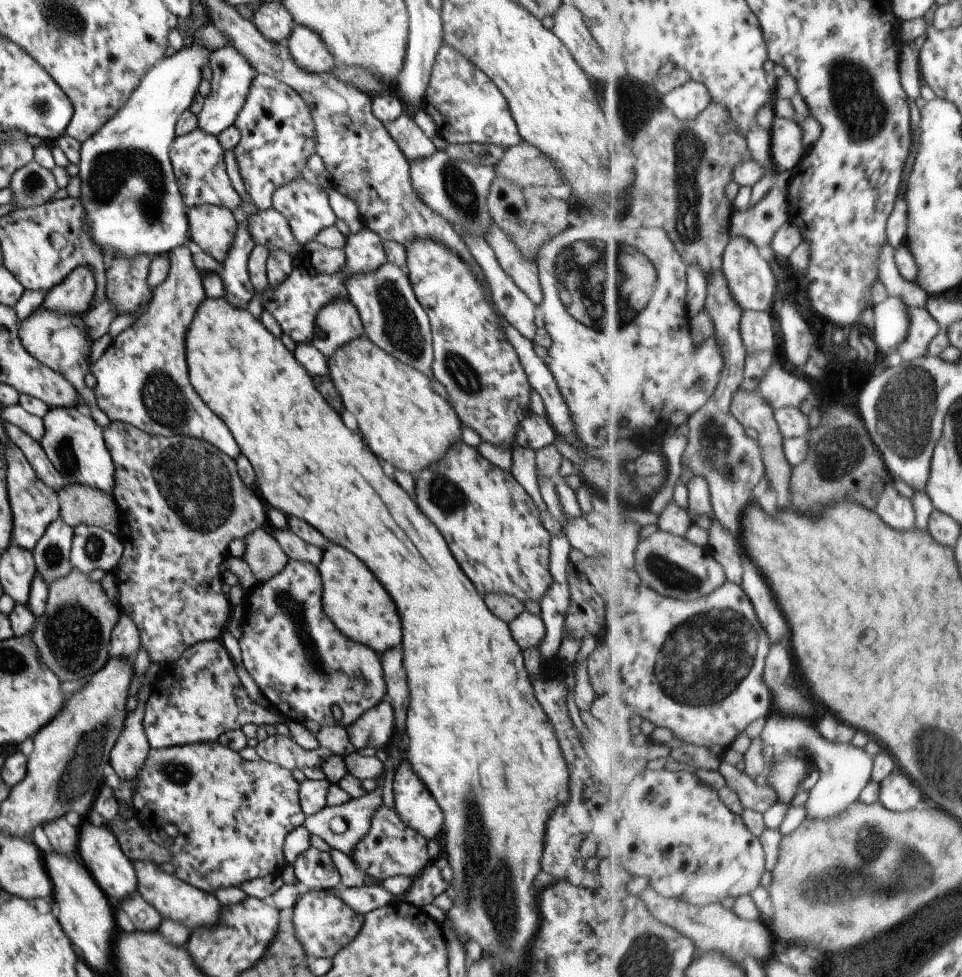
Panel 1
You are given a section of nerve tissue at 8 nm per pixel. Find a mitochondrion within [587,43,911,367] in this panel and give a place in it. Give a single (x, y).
(862, 112)

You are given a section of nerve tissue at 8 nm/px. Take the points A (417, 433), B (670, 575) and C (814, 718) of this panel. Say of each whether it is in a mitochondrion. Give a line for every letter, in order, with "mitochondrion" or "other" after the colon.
A: other
B: mitochondrion
C: other

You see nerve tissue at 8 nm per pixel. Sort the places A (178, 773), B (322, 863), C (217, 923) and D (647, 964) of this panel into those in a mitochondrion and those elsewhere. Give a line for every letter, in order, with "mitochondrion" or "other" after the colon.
A: mitochondrion
B: other
C: other
D: mitochondrion

